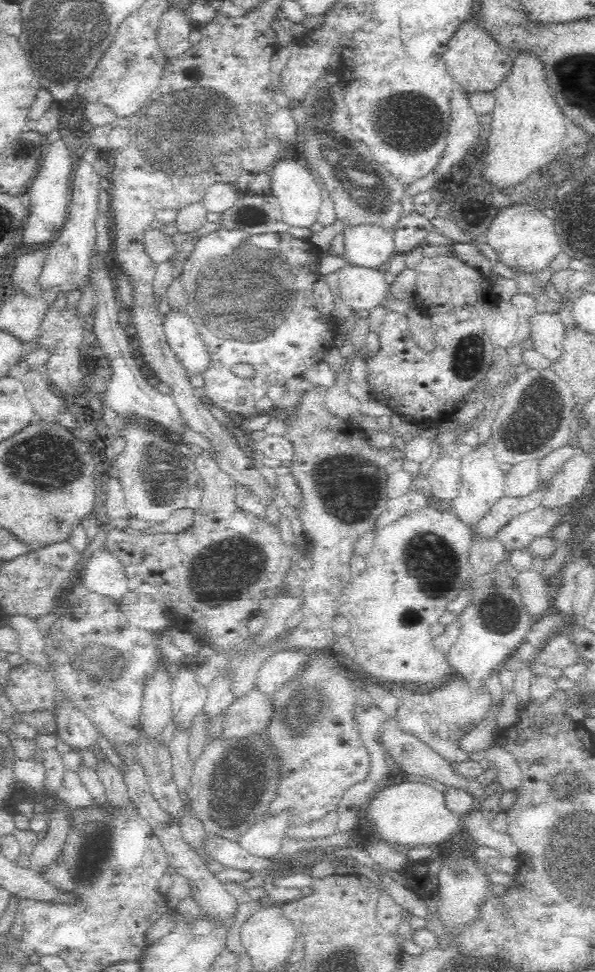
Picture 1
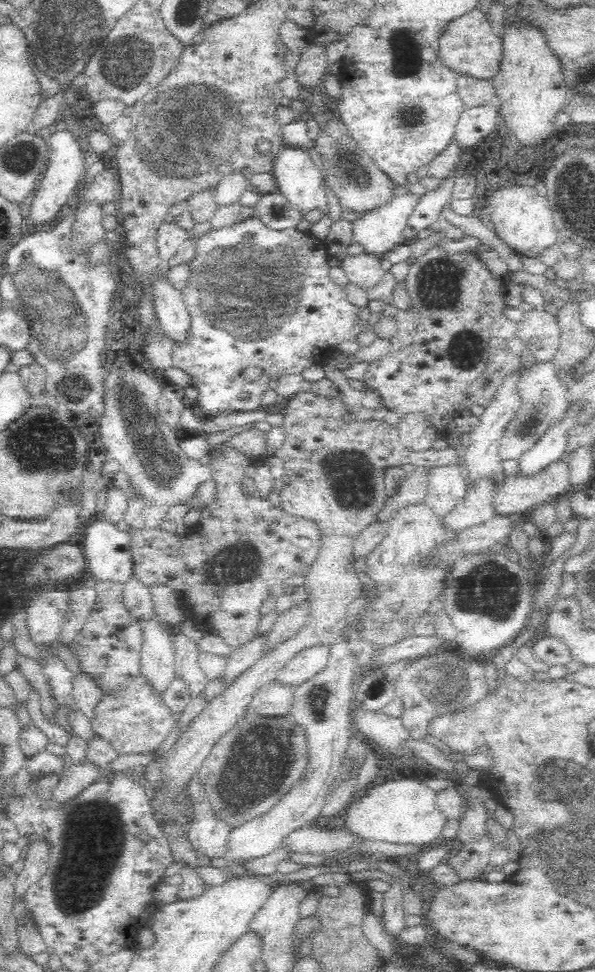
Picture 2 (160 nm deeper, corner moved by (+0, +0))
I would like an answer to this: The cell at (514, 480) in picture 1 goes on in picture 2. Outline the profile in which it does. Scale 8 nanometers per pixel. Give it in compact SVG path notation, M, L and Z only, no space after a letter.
M566 418L562 426L550 428L537 442L534 447L529 448L523 455L518 458L518 473L522 477L533 477L536 474L548 468L552 462L558 459L558 456L564 452L566 446L566 434L570 426L574 424L574 418Z

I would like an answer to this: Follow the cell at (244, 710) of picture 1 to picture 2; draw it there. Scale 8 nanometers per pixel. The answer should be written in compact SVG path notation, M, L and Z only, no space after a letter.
M266 684L254 694L244 716L284 719L284 716L291 716L292 700L292 694L288 688L280 688L276 684Z

